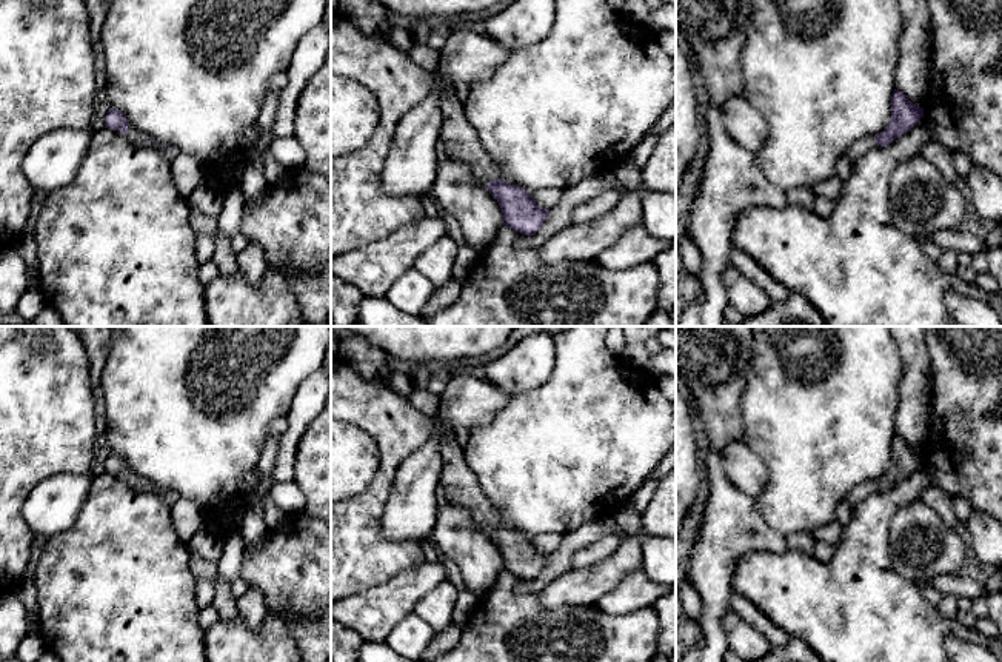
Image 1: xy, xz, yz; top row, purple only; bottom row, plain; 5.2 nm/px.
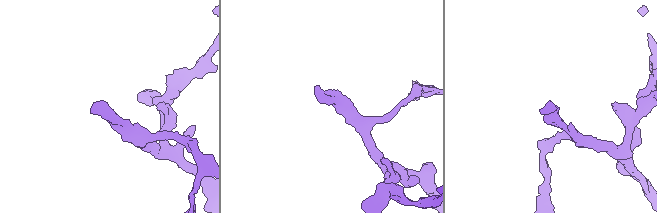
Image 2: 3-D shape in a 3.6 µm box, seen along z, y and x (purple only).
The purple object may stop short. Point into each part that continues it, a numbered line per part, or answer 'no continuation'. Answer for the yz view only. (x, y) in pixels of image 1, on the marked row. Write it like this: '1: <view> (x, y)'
1: yz (859, 148)

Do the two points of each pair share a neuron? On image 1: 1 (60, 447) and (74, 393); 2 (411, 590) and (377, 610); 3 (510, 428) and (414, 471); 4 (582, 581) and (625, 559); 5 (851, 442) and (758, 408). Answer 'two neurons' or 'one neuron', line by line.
1: one neuron
2: one neuron
3: two neurons
4: one neuron
5: one neuron

